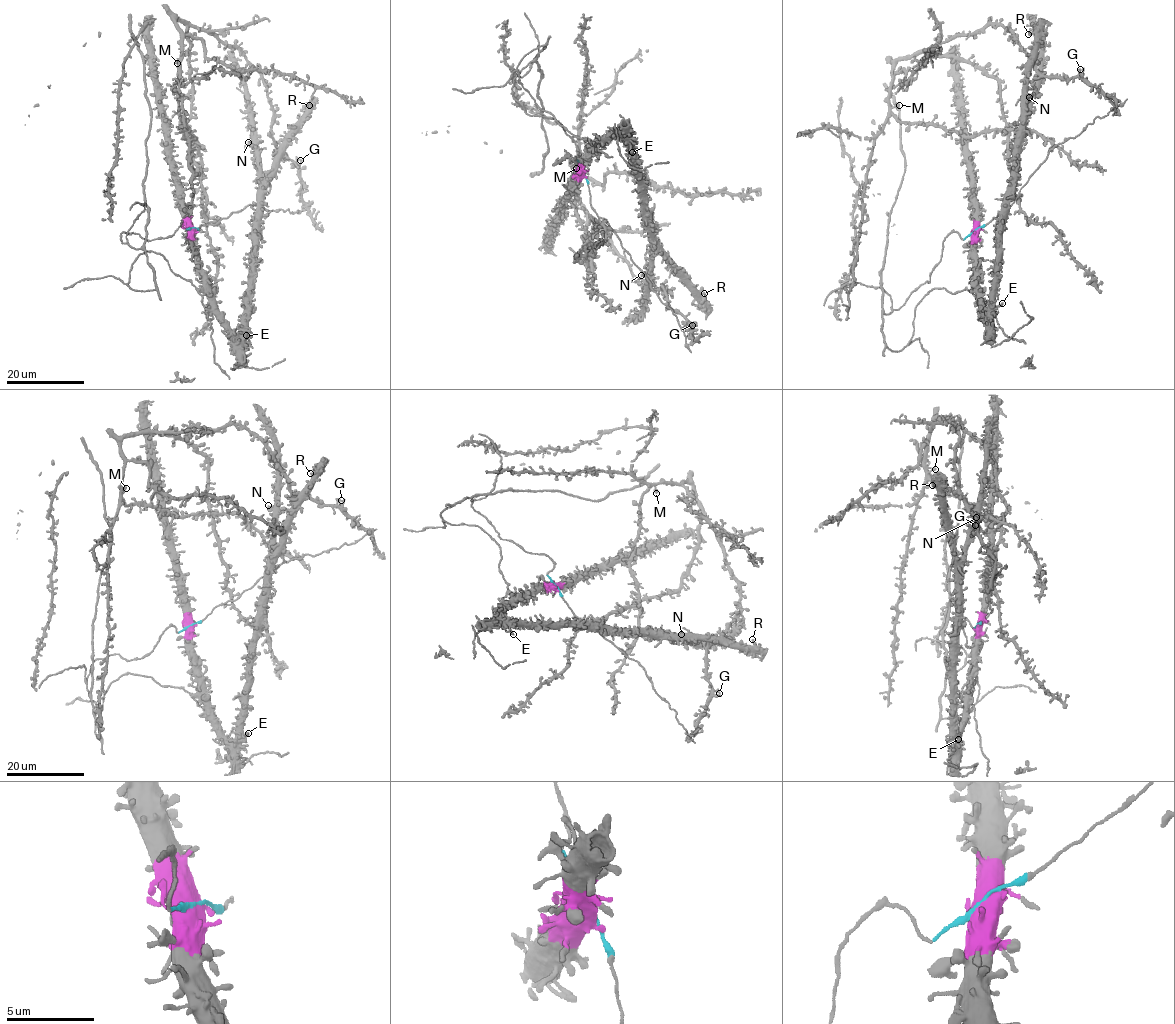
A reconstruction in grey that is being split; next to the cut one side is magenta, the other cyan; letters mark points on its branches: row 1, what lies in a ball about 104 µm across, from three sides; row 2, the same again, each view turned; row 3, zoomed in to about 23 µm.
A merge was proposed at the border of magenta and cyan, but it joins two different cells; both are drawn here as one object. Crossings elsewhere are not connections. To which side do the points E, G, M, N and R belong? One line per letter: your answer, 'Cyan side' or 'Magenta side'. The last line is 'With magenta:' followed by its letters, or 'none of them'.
E: Magenta side
G: Cyan side
M: Cyan side
N: Magenta side
R: Magenta side
With magenta: E, N, R

